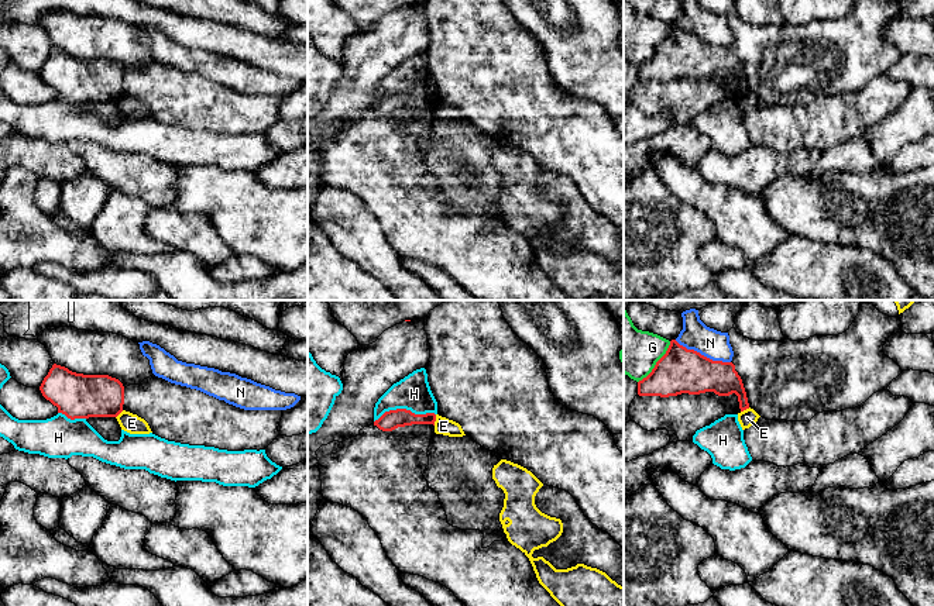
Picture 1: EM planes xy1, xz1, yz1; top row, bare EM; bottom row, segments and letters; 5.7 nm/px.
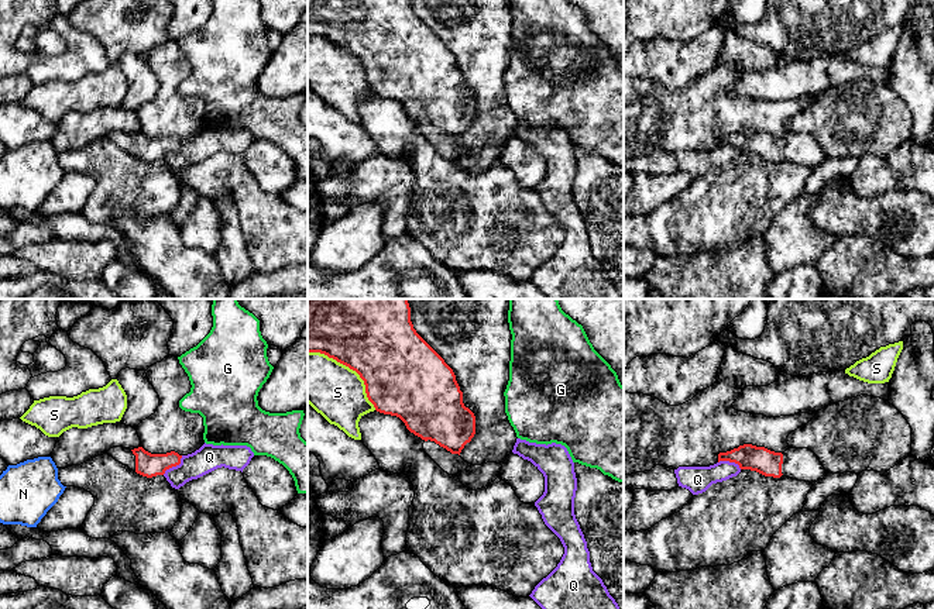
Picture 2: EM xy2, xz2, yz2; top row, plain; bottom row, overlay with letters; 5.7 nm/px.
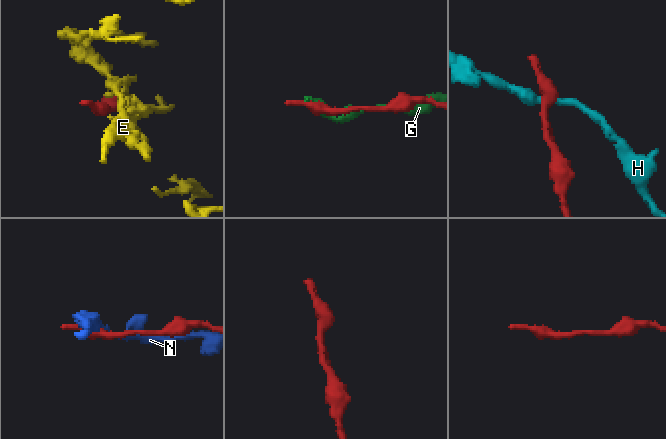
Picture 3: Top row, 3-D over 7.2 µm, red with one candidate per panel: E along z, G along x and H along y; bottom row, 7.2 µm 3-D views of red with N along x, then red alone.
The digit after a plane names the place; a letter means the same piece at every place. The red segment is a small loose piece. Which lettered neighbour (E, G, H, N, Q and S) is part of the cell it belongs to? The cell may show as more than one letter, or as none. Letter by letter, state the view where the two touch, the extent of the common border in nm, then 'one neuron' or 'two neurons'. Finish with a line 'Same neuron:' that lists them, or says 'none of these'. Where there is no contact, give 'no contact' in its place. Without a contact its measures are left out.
E: contact in xz1; length 70 nm; two neurons
G: contact in yz1; length 300 nm; two neurons
H: contact in xz1; length 360 nm; two neurons
N: contact in yz1; length 340 nm; two neurons
Q: contact in xy2; length 160 nm; two neurons
S: contact in xz2; length 500 nm; two neurons
Same neuron: none of these

